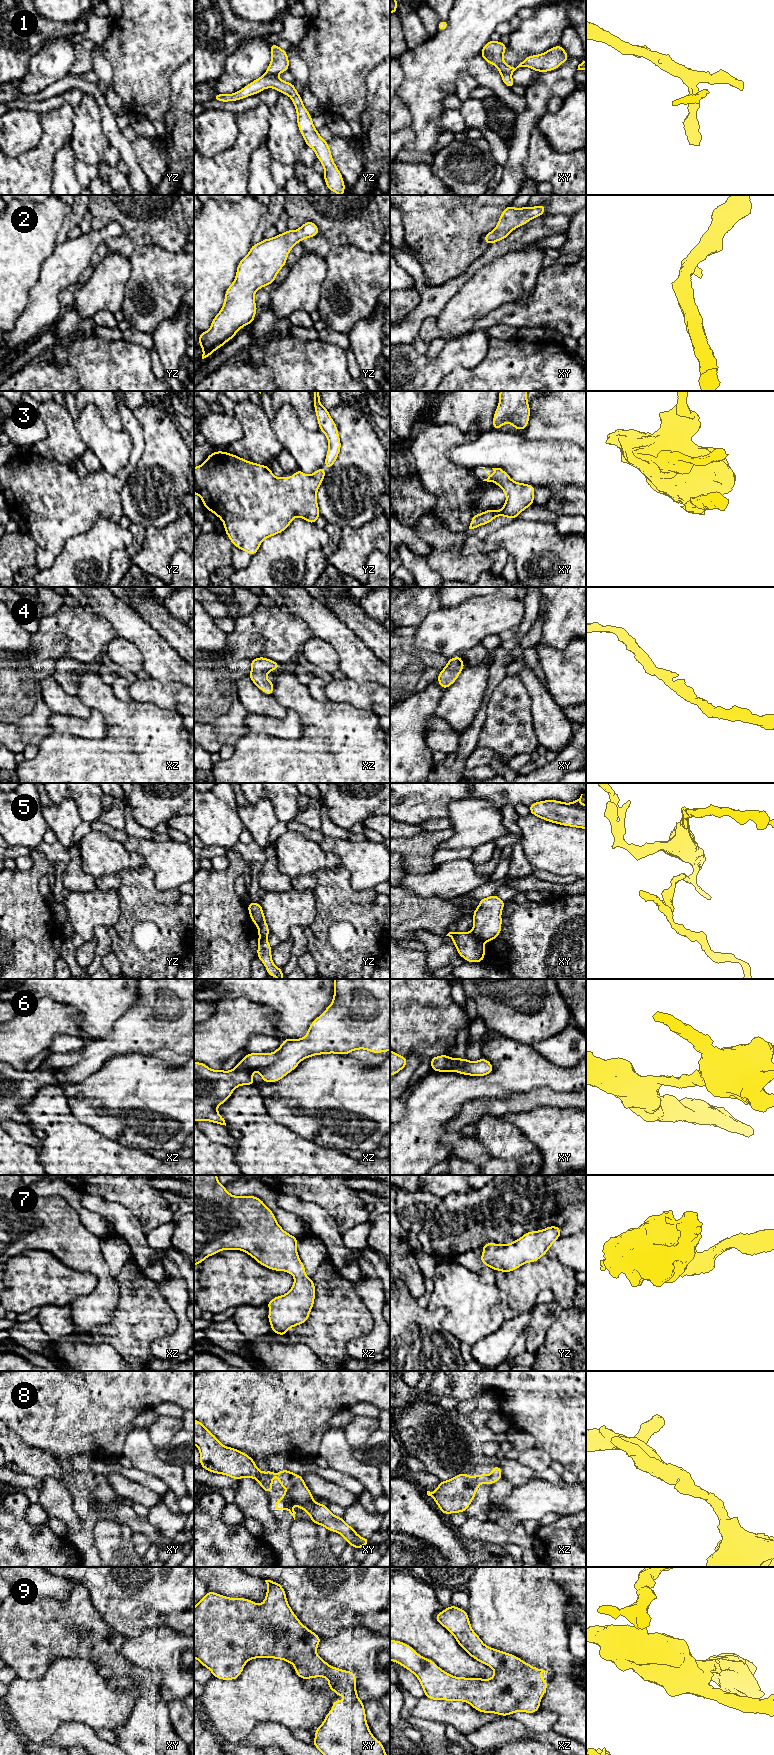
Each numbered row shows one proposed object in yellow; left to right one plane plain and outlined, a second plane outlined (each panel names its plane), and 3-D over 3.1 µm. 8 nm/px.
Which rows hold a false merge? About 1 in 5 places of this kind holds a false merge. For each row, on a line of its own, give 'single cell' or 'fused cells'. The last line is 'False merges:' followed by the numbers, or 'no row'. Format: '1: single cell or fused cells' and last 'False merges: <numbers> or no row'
1: fused cells
2: single cell
3: single cell
4: single cell
5: fused cells
6: single cell
7: single cell
8: single cell
9: single cell
False merges: 1, 5

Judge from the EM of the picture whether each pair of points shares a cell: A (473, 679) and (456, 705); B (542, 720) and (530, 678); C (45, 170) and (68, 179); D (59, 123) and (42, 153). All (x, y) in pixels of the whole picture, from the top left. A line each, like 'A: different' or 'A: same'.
A: same
B: same
C: different
D: same

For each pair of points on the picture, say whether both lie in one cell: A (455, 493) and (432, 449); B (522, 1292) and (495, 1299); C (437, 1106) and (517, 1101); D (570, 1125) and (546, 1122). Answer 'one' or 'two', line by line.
A: one
B: two
C: two
D: one

